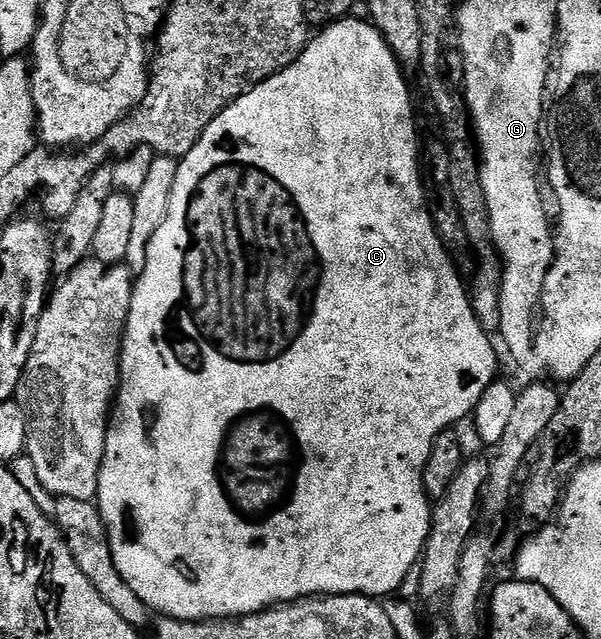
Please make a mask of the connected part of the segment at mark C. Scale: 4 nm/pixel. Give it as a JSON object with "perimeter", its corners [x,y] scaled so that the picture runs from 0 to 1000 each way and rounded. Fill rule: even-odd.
{"perimeter":[[[592,28],[567,30],[564,36],[551,36],[547,42],[521,53],[506,81],[481,105],[391,155],[374,174],[356,183],[356,189],[349,189],[343,208],[336,208],[323,233],[316,233],[316,239],[298,250],[300,263],[296,277],[290,277],[290,302],[283,302],[283,327],[276,327],[276,346],[270,346],[263,365],[256,365],[243,396],[243,415],[231,426],[220,451],[216,490],[213,504],[206,507],[206,534],[200,545],[200,604],[183,645],[158,786],[173,811],[183,840],[183,859],[190,865],[190,884],[196,884],[203,909],[210,909],[210,915],[230,928],[248,958],[275,969],[301,969],[318,975],[329,975],[334,969],[389,969],[396,962],[421,962],[469,944],[488,944],[493,937],[556,931],[646,934],[664,926],[659,923],[671,915],[672,905],[684,894],[687,898],[689,889],[700,879],[719,826],[722,793],[702,753],[709,715],[715,715],[715,703],[732,679],[765,665],[759,662],[770,656],[774,660],[790,643],[802,615],[809,615],[809,609],[815,609],[815,603],[829,593],[825,579],[832,568],[825,563],[825,543],[812,532],[817,531],[814,520],[805,518],[795,496],[789,496],[780,451],[774,438],[772,443],[765,438],[767,426],[735,383],[712,332],[705,282],[699,279],[702,230],[692,225],[692,180],[686,175],[686,149],[672,125],[674,106],[656,89],[632,47],[621,42],[617,34]]]}

